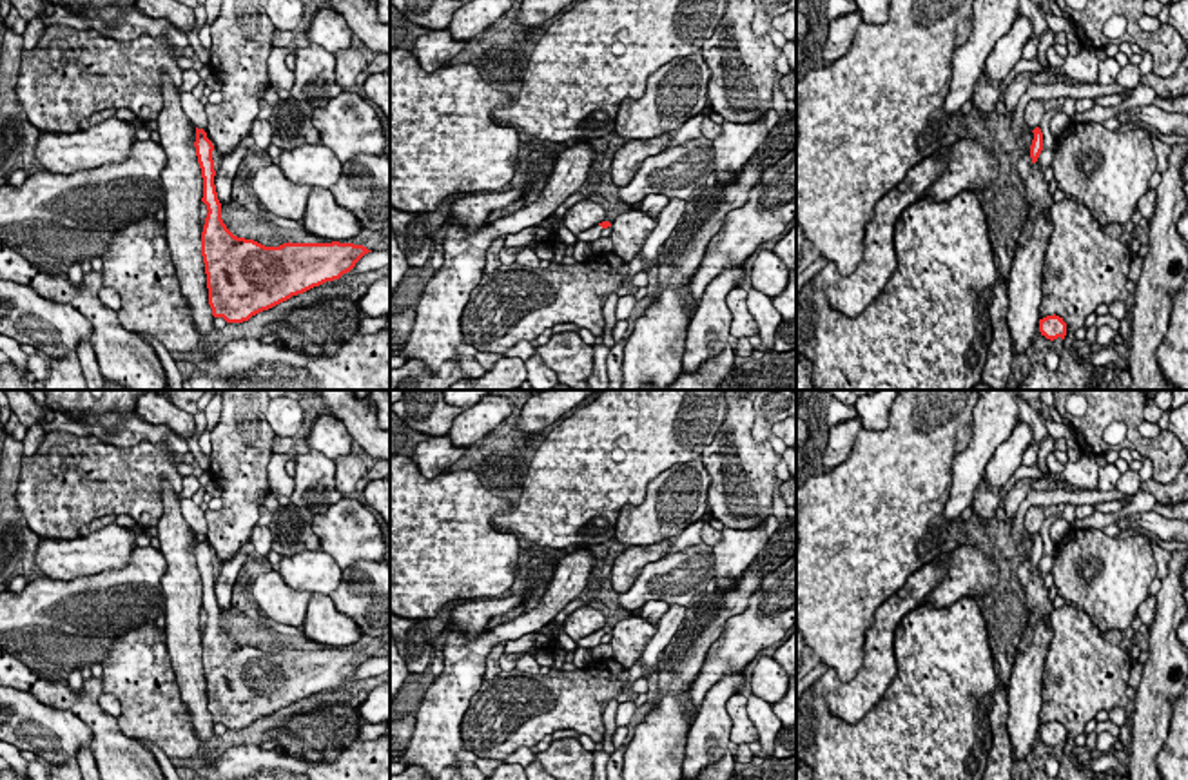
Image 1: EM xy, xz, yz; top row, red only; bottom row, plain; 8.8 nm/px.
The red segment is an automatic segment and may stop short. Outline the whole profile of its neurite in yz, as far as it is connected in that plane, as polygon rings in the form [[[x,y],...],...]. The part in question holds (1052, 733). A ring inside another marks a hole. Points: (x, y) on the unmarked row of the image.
[[[1056,720],[1047,722],[1047,724],[1039,726],[1039,738],[1041,738],[1041,742],[1045,742],[1050,747],[1054,747],[1057,744],[1065,746],[1066,729],[1063,727],[1063,724],[1059,724]]]

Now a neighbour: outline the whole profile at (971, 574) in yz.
[[[959,544],[947,553],[941,551],[936,561],[945,562],[949,571],[921,604],[929,602],[934,608],[945,608],[963,597],[981,600],[999,582],[998,561],[972,544]]]

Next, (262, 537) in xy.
[[[256,524],[250,533],[250,542],[254,544],[256,553],[267,557],[272,551],[272,533],[268,526]]]

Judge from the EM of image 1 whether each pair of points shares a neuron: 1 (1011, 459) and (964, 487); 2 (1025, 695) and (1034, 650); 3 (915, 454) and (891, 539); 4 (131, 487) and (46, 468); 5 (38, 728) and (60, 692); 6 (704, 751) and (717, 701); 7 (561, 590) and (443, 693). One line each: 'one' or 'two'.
1: two
2: one
3: one
4: one
5: two
6: one
7: one

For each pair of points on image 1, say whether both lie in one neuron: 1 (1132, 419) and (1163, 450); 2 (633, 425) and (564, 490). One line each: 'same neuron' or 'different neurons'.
1: same neuron
2: same neuron

